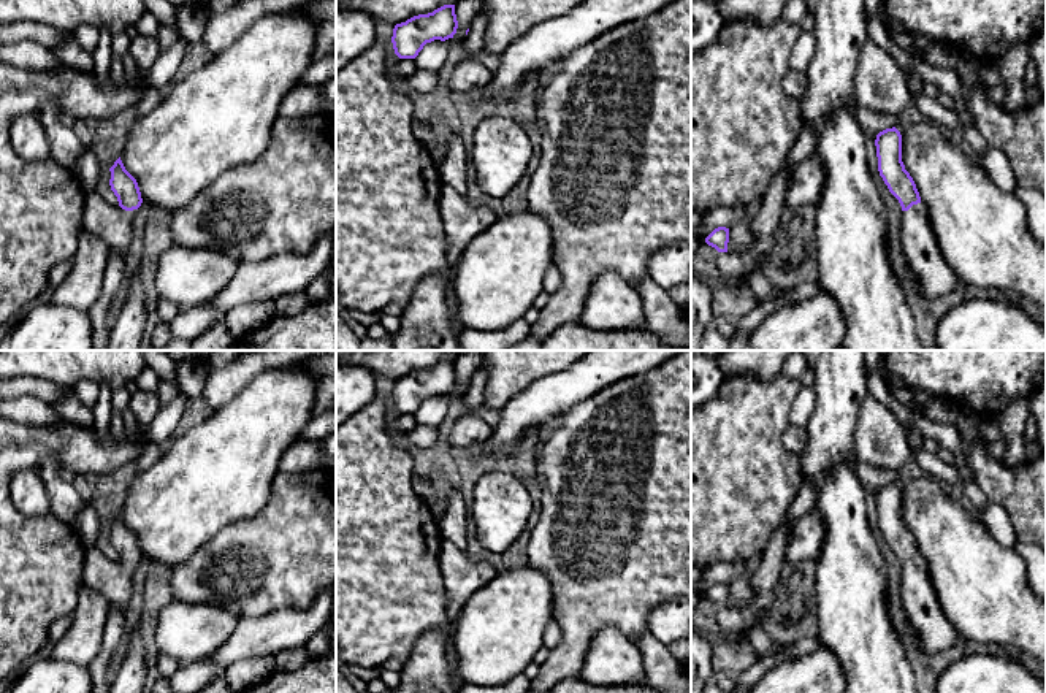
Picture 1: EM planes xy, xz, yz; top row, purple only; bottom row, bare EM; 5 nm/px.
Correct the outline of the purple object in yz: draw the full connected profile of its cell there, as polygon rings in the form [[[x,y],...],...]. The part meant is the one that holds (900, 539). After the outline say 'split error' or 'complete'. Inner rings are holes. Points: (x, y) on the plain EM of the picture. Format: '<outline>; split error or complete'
[[[895,482],[880,487],[875,501],[880,531],[902,561],[900,595],[922,647],[929,653],[951,649],[962,636],[943,614],[929,563],[921,557],[916,539],[905,525],[900,487]]]; split error

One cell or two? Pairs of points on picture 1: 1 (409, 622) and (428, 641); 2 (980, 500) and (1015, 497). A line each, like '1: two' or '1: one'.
1: two
2: two

